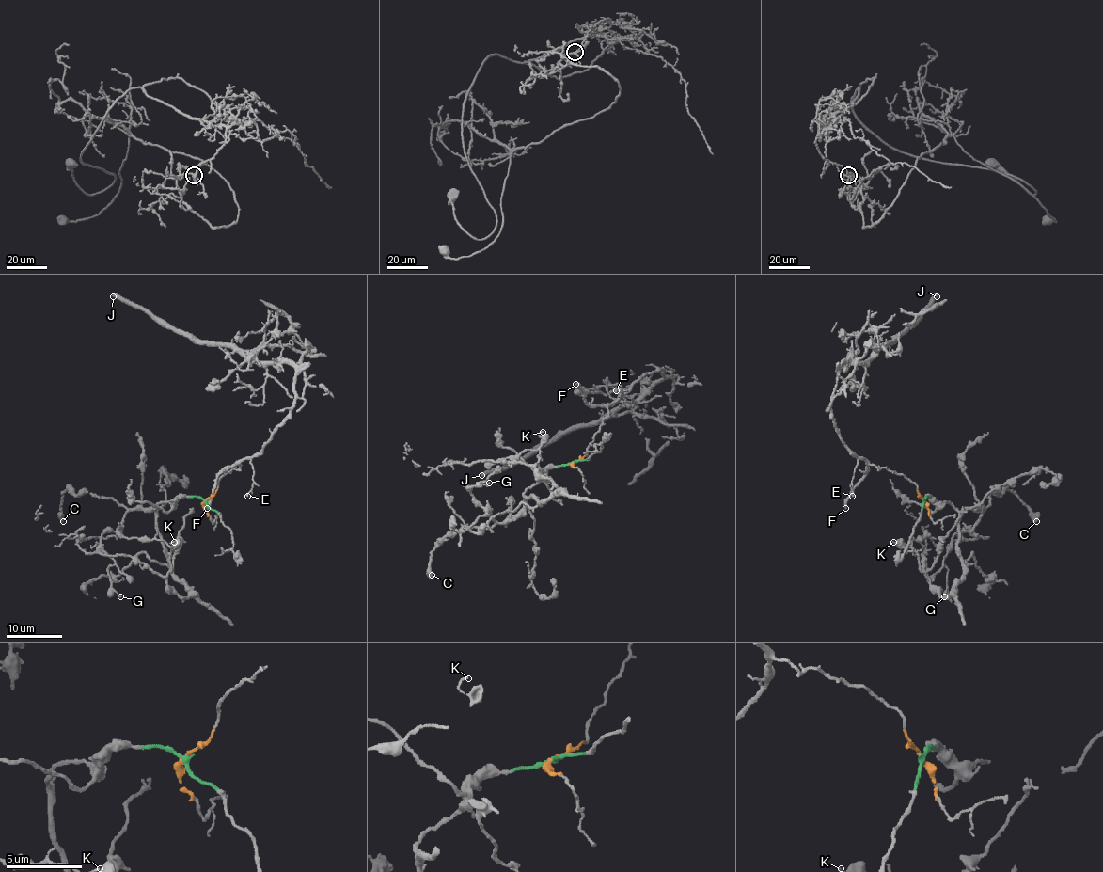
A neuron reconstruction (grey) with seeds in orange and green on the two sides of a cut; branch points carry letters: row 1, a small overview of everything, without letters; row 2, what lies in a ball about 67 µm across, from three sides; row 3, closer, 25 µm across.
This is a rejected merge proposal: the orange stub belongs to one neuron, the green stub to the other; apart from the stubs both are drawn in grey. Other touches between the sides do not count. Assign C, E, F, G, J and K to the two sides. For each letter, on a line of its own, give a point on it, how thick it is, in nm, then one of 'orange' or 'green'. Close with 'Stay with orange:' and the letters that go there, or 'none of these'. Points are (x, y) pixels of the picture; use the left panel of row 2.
C: (63, 521) | 460 nm | green
E: (247, 496) | 110 nm | orange
F: (207, 508) | 200 nm | orange
G: (120, 596) | 160 nm | green
J: (113, 296) | 440 nm | orange
K: (174, 542) | 150 nm | green
Stay with orange: E, F, J

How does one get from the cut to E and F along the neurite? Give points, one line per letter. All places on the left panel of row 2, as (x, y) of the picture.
E: (204, 500), (218, 486), (218, 481), (233, 468), (237, 469), (245, 458), (253, 471), (253, 486), (247, 496)
F: (204, 500), (210, 498), (225, 474), (239, 468), (237, 464), (228, 467), (218, 477), (207, 509)

